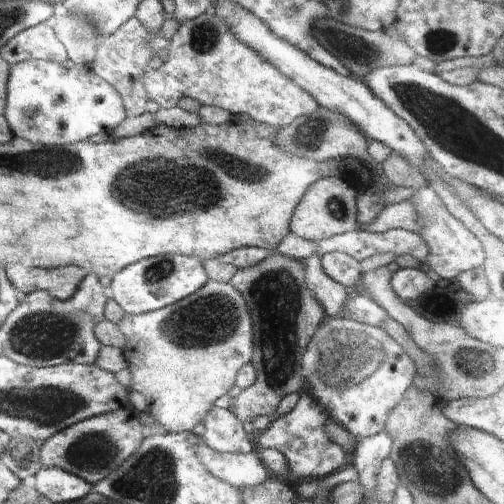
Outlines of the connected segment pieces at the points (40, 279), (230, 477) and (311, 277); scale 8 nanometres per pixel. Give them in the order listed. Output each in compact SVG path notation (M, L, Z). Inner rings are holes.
M58 268L58 270L38 270L34 288L46 290L52 298L66 301L76 290L78 282L84 278L80 268Z
M204 443L195 446L195 454L210 474L238 489L246 491L273 478L256 454L222 454Z
M308 256L302 264L304 264L304 276L306 276L306 288L310 288L310 292L318 302L322 302L322 306L326 308L328 314L334 314L342 308L342 304L346 302L346 290L342 284L334 282L330 276L326 276L326 272L322 270L321 258L318 256Z

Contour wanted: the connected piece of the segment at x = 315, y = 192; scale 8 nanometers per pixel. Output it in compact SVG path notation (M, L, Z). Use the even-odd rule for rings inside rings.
M338 178L318 180L300 198L300 202L294 210L292 222L290 222L292 230L298 232L298 236L306 236L306 238L314 238L314 240L342 235L342 232L356 231L358 228L356 218L359 212L356 192L358 189L352 188L348 182L338 180Z

